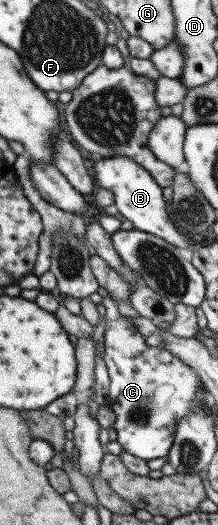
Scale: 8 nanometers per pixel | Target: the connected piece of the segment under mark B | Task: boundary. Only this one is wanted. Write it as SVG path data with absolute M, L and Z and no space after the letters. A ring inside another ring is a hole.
M102 158L96 161L89 160L88 164L96 186L113 194L114 208L118 210L121 220L129 220L134 229L164 239L181 250L191 247L187 241L190 239L180 235L168 219L164 209L162 188L146 170L136 162L132 162L130 158Z

